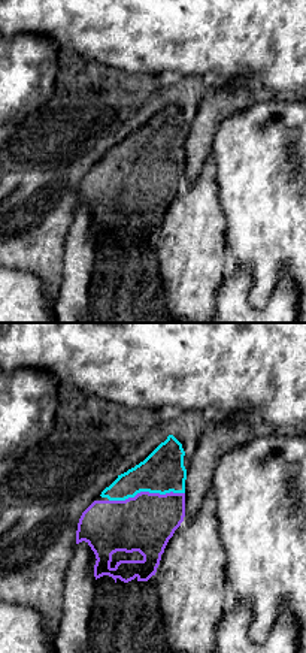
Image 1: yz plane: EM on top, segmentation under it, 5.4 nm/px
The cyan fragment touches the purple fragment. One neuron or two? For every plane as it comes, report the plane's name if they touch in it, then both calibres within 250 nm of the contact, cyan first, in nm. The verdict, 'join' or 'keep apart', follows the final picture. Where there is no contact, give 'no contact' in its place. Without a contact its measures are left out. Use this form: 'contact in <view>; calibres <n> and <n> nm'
contact in yz; calibres 240 and 320 nm

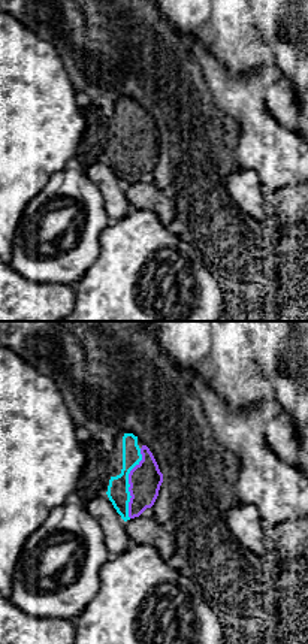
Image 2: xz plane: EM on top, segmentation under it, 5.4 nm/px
contact in xz; calibres 120 and 180 nm

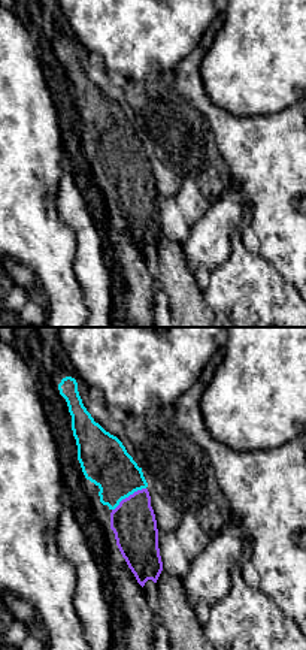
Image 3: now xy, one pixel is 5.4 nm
contact in xy; calibres 260 and 240 nm

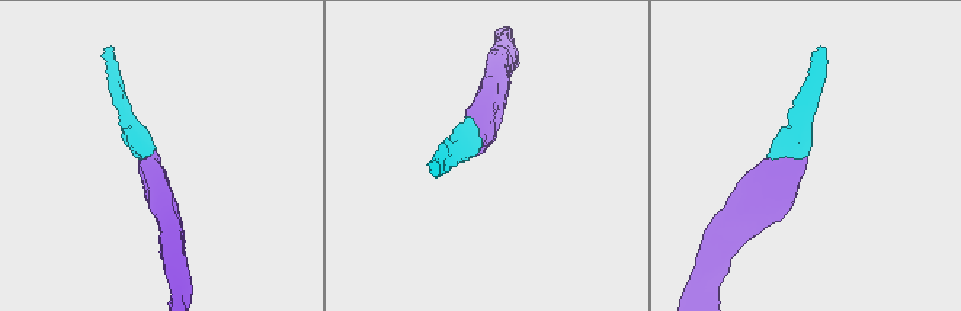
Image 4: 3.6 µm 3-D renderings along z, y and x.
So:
join

